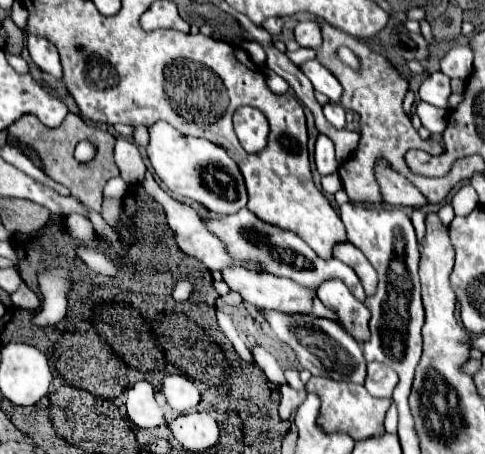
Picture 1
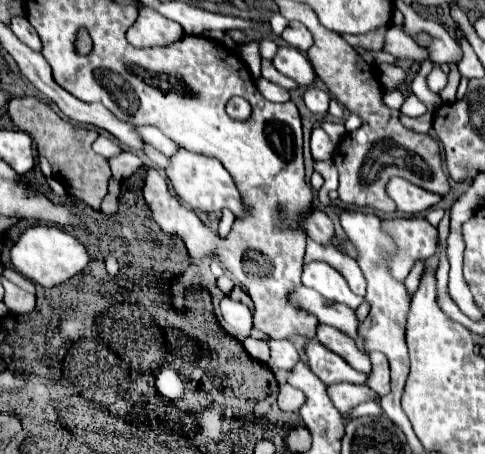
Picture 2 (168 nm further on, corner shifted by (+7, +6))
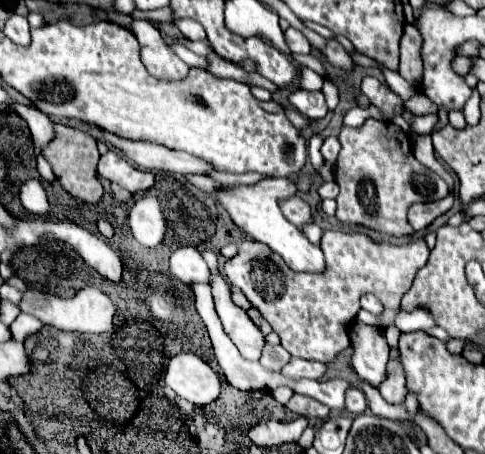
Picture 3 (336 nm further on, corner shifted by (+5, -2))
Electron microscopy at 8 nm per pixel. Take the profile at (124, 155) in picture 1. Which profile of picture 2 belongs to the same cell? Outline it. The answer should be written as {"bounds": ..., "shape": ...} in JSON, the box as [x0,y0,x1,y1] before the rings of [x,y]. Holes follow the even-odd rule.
{"bounds":[92,136,122,158],"shape":[[[98,136],[92,148],[100,156],[104,156],[104,158],[110,158],[110,156],[116,156],[116,154],[122,152],[120,146],[110,138],[106,138],[106,136]]]}

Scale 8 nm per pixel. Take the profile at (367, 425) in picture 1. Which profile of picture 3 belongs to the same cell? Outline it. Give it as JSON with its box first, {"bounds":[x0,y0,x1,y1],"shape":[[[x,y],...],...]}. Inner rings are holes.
{"bounds":[344,388,366,414],"shape":[[[350,388],[346,392],[346,406],[344,406],[348,412],[352,414],[362,414],[366,410],[366,396],[362,390],[358,388]]]}

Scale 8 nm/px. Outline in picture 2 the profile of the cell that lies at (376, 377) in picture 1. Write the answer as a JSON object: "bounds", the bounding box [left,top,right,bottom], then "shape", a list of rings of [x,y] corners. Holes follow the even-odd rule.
{"bounds":[368,352,390,396],"shape":[[[370,352],[370,362],[372,362],[372,372],[368,376],[368,386],[378,394],[386,396],[390,392],[390,368],[388,368],[388,358],[380,352]]]}

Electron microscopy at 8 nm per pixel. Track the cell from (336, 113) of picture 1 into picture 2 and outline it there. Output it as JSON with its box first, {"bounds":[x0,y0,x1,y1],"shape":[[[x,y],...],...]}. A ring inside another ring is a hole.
{"bounds":[304,86,330,114],"shape":[[[308,86],[306,92],[304,92],[304,104],[314,114],[328,112],[328,100],[330,100],[330,94],[316,88],[316,86]]]}

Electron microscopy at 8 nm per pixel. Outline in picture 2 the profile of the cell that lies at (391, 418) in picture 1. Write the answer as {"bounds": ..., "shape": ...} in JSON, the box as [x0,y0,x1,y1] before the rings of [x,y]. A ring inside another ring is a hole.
{"bounds":[350,402,382,418],"shape":[[[366,402],[366,404],[360,404],[358,408],[354,408],[354,410],[350,412],[350,416],[352,416],[352,418],[364,416],[364,414],[366,414],[366,416],[368,416],[368,414],[370,414],[370,416],[378,416],[380,412],[382,412],[382,410],[380,410],[380,406],[378,406],[376,402]]]}

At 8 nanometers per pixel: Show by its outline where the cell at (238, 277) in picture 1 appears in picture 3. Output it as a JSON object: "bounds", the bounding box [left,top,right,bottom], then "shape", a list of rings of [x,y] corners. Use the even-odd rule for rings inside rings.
{"bounds":[350,320,388,386],"shape":[[[358,320],[350,322],[350,348],[352,348],[352,366],[358,376],[362,376],[372,386],[378,386],[386,374],[388,362],[388,342],[378,326],[368,326]]]}

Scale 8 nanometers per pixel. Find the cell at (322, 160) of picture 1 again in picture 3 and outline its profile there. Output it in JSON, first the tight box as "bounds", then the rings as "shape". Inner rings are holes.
{"bounds":[320,136,340,164],"shape":[[[334,136],[326,138],[324,144],[322,144],[322,148],[320,148],[320,152],[322,152],[322,156],[324,156],[326,162],[332,162],[332,164],[334,164],[336,158],[338,158],[338,152],[340,152],[340,142],[338,142],[338,138],[334,138]]]}

